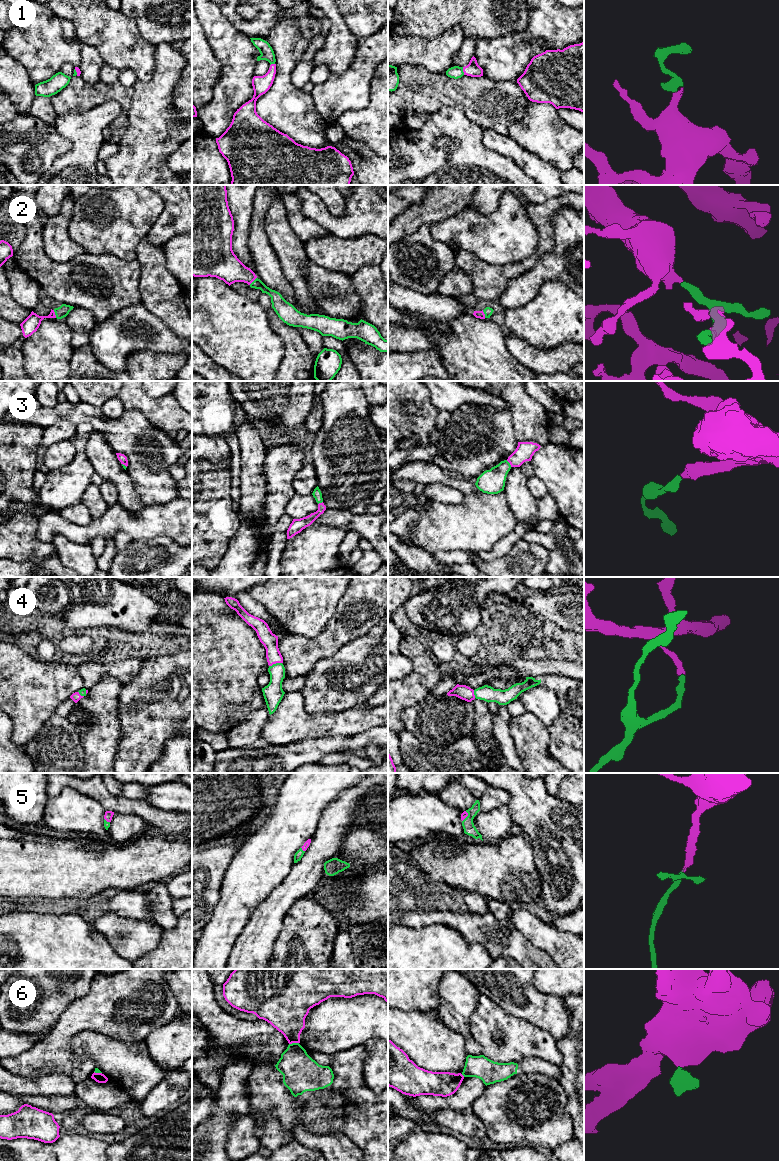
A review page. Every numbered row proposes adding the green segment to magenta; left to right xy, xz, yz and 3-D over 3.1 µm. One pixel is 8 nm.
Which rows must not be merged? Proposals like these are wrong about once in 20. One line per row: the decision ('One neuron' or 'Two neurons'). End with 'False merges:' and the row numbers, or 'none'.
1: One neuron
2: One neuron
3: One neuron
4: One neuron
5: One neuron
6: Two neurons
False merges: 6

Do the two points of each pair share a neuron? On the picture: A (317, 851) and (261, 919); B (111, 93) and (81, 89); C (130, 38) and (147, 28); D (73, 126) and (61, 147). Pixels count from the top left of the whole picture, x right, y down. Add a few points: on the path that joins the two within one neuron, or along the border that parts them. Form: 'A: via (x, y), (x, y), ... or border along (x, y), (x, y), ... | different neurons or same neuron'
A: via (306, 868), (272, 902) | same neuron
B: via (104, 93), (88, 93) | same neuron
C: border along (125, 14), (135, 22), (139, 33), (155, 45) | different neurons
D: border along (54, 124), (71, 144), (55, 160) | different neurons

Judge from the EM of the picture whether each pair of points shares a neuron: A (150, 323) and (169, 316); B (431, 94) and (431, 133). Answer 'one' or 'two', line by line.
A: two
B: two

